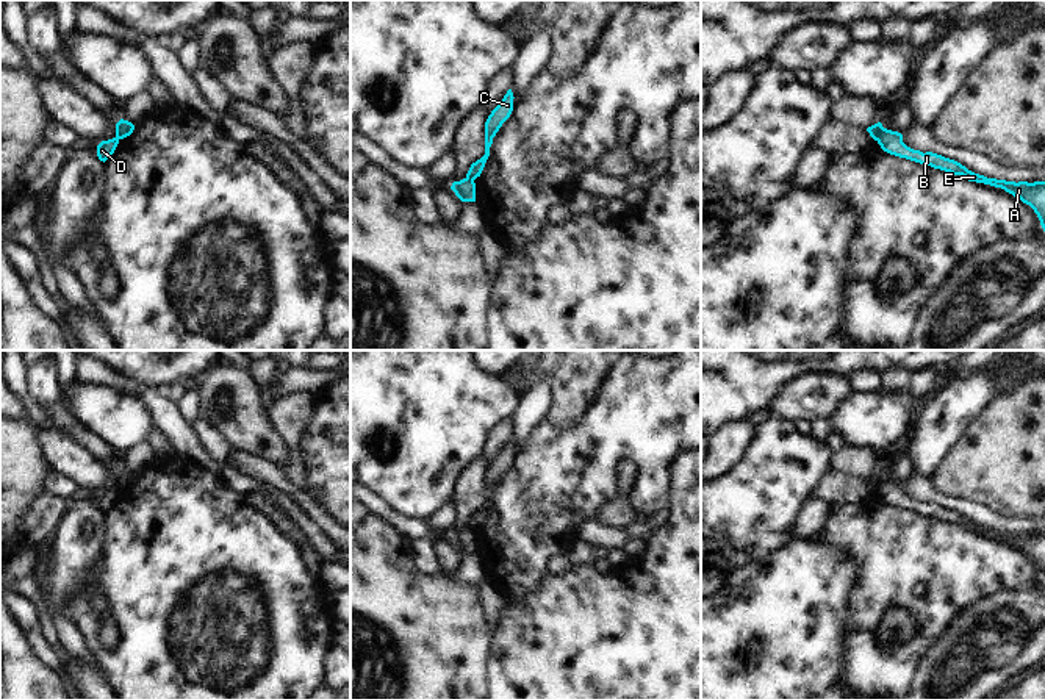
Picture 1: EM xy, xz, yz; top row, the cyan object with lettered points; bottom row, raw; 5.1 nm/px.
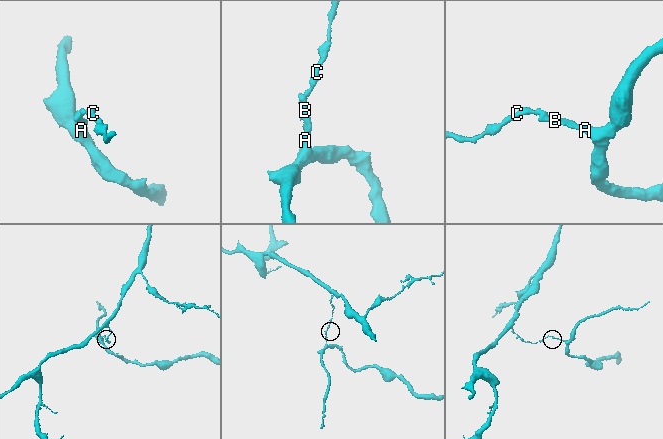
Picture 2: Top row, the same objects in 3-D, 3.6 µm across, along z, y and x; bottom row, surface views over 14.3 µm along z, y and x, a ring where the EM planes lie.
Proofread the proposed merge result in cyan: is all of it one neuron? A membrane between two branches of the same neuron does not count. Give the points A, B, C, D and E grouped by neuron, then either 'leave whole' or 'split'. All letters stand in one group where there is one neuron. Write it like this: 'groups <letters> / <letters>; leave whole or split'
groups A B D E / C; split

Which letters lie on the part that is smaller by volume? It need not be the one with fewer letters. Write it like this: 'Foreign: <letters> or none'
Foreign: A, B, D, E

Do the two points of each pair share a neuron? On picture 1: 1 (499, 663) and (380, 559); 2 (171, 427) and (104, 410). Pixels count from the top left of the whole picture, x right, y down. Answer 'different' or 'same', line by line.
1: different
2: different

